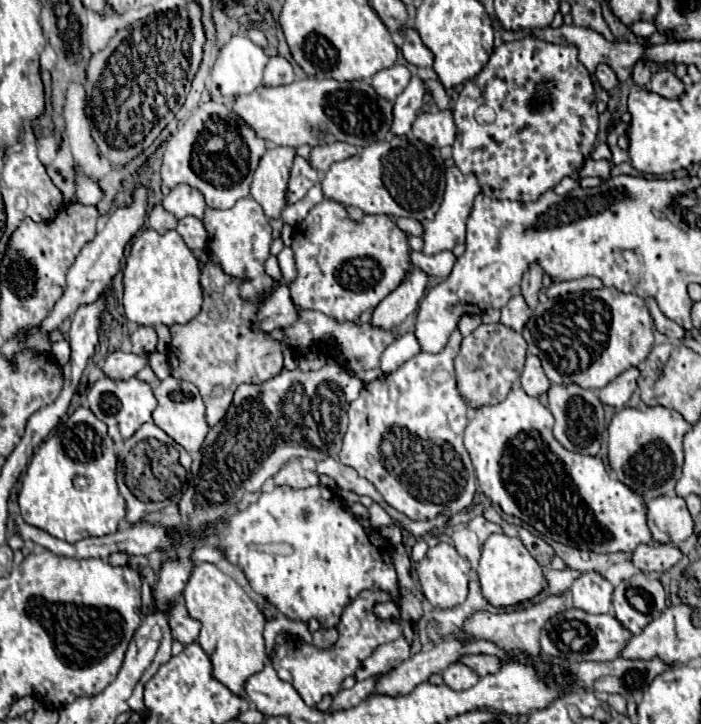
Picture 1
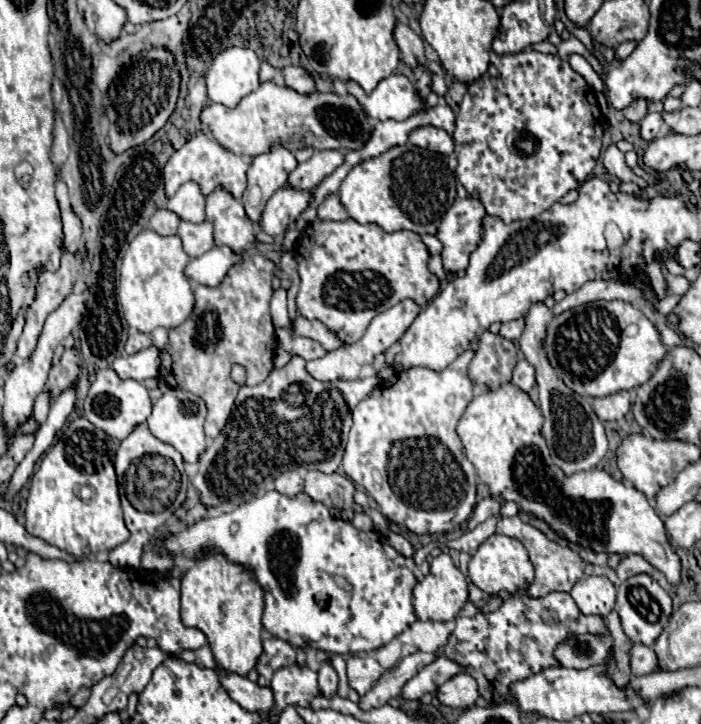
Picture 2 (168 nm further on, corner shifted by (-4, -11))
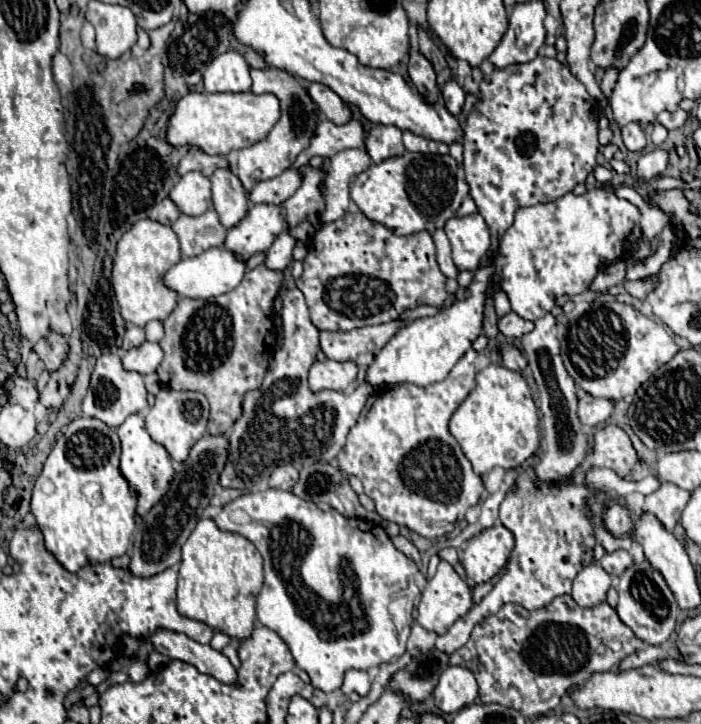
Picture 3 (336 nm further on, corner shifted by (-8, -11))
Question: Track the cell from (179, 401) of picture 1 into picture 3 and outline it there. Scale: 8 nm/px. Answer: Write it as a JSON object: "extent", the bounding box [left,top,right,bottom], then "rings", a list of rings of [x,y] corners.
{"extent":[146,389,208,461],"rings":[[[162,389],[156,395],[154,405],[146,413],[146,429],[150,437],[160,443],[174,461],[184,461],[188,457],[188,447],[206,433],[208,423],[208,399],[196,391],[174,391]]]}

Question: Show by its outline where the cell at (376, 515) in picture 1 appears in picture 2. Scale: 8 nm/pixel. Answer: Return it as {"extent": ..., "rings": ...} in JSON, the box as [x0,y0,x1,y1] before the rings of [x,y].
{"extent":[352,512,373,531],"rings":[[[364,512],[355,513],[352,524],[360,531],[370,531],[373,529],[372,519]]]}

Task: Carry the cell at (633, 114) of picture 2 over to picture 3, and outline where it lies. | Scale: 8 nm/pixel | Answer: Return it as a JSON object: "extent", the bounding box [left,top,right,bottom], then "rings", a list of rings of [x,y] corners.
{"extent":[622,123,646,151],"rings":[[[630,123],[628,127],[622,129],[622,141],[628,151],[642,151],[646,147],[644,129],[636,127],[636,123]]]}

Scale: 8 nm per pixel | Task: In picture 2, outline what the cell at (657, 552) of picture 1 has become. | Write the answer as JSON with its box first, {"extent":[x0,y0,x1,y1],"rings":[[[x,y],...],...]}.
{"extent":[616,555,656,581],"rings":[[[628,555],[628,557],[624,557],[620,561],[620,565],[616,567],[616,573],[618,573],[618,577],[622,581],[628,579],[628,577],[632,577],[632,575],[640,575],[640,573],[654,575],[654,571],[656,569],[644,557],[640,557],[640,555]]]}

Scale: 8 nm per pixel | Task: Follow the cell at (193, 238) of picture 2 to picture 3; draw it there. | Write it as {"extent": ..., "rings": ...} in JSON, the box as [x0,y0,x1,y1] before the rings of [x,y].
{"extent":[172,207,226,257],"rings":[[[212,207],[198,217],[180,215],[176,223],[172,223],[172,229],[178,235],[182,255],[186,257],[200,255],[212,247],[220,247],[226,237],[226,227],[218,221],[218,215]]]}

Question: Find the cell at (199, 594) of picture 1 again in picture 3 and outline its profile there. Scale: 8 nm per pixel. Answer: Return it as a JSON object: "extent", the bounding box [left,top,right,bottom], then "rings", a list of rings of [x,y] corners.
{"extent":[176,517,262,639],"rings":[[[200,517],[182,545],[176,587],[178,611],[184,617],[208,623],[216,631],[224,631],[232,639],[244,639],[244,635],[250,635],[254,627],[256,591],[260,591],[262,581],[262,555],[254,543],[238,533],[218,529],[218,525],[208,517]]]}

